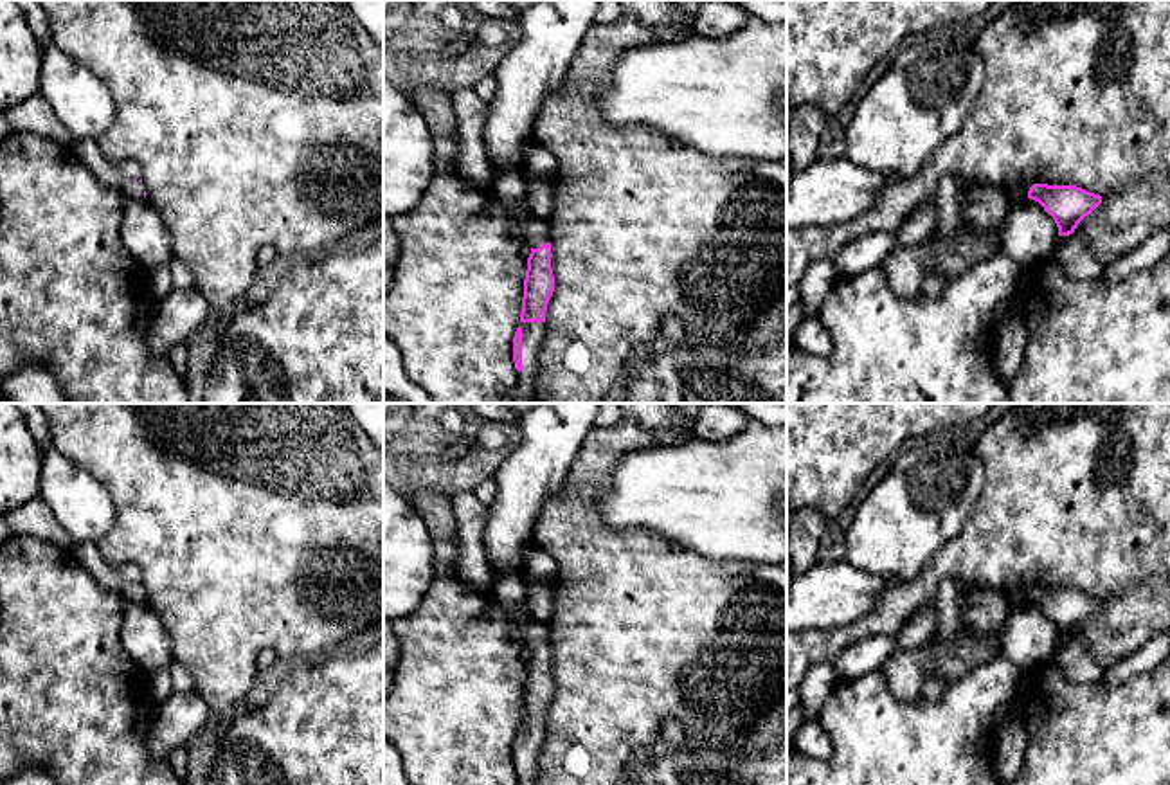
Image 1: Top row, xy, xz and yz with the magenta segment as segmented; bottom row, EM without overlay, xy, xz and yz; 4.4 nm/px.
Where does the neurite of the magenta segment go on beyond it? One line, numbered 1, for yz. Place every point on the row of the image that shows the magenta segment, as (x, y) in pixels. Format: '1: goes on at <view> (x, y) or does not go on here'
1: goes on at yz (1021, 193)

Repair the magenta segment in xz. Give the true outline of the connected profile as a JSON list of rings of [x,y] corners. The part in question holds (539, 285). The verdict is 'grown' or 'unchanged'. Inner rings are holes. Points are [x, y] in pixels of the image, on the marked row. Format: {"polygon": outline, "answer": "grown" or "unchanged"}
{"polygon": [[[495,169],[491,193],[520,225],[520,243],[531,247],[524,279],[520,326],[513,337],[513,362],[518,380],[500,400],[502,403],[544,403],[538,398],[536,365],[540,342],[545,333],[547,302],[554,292],[549,227],[547,221],[531,214],[526,203],[526,178],[520,173]]], "answer": "grown"}

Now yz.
{"polygon": [[[1033,184],[1031,187],[1017,187],[1008,196],[1010,202],[1026,198],[1039,202],[1053,216],[1058,236],[1073,234],[1078,223],[1102,203],[1100,194],[1076,185]]], "answer": "grown"}

